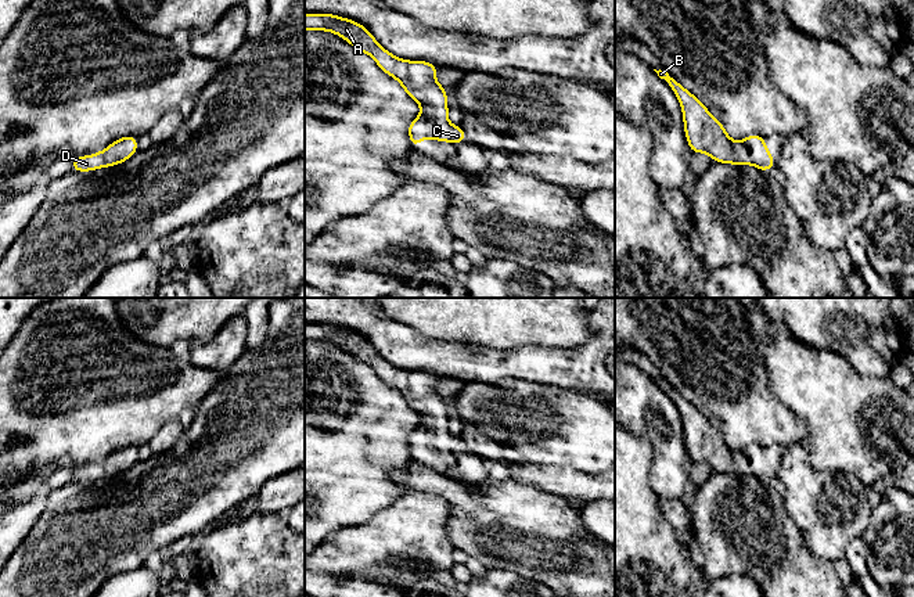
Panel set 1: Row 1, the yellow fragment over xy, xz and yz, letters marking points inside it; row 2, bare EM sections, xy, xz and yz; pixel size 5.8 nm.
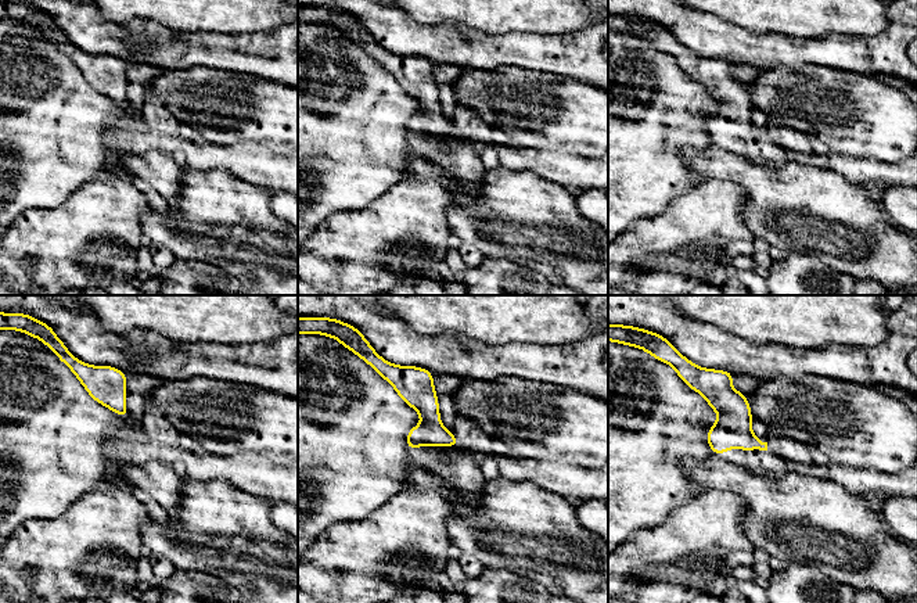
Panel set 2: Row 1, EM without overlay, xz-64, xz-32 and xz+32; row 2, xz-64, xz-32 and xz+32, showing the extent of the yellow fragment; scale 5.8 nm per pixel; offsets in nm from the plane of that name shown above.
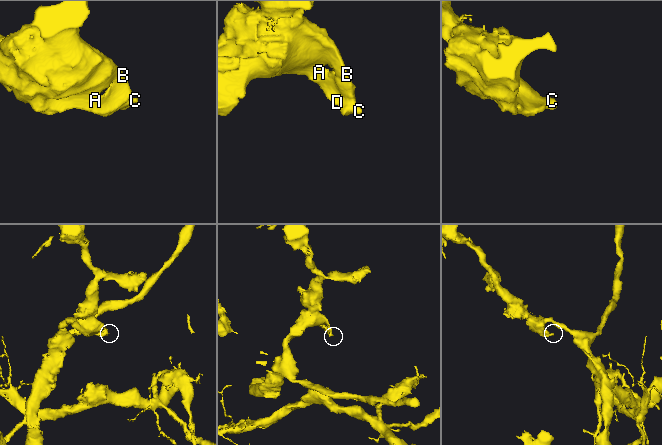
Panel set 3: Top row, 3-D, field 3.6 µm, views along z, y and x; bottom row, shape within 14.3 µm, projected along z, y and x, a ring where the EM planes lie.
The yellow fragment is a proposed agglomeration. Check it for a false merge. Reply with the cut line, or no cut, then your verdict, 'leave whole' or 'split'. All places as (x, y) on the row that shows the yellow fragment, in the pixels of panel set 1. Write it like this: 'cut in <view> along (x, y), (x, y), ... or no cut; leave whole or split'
no cut; leave whole

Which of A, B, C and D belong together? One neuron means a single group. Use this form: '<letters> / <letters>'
A B C D

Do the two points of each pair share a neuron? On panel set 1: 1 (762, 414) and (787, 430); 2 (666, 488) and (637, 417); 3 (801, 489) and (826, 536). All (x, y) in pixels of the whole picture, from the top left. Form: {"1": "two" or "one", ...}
{"1": "one", "2": "one", "3": "one"}

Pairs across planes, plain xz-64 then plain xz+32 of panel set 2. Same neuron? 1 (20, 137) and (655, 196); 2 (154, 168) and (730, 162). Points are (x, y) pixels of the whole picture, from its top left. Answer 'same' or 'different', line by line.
1: same
2: different

